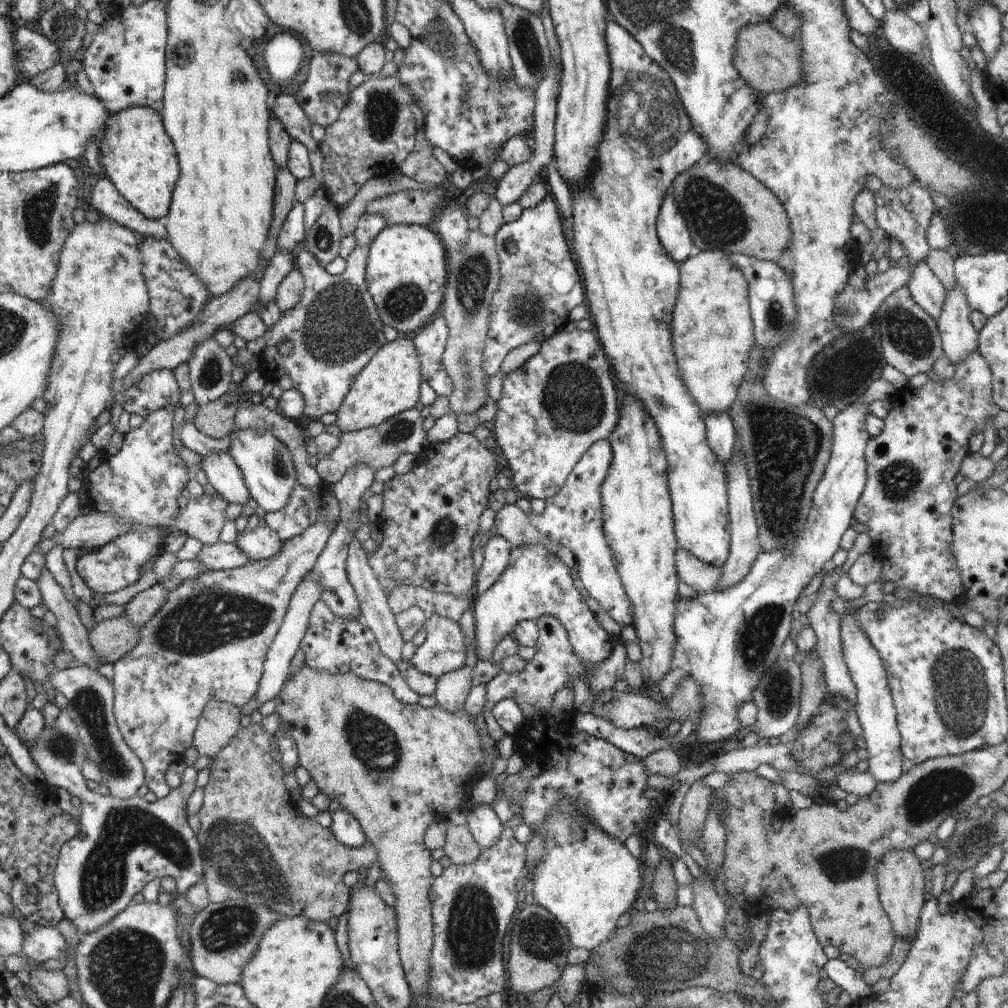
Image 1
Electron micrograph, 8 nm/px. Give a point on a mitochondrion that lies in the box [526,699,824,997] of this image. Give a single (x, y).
(660, 957)

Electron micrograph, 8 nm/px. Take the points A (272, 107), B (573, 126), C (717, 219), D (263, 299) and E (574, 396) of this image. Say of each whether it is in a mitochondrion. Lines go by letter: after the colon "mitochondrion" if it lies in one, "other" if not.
A: other
B: other
C: mitochondrion
D: other
E: mitochondrion

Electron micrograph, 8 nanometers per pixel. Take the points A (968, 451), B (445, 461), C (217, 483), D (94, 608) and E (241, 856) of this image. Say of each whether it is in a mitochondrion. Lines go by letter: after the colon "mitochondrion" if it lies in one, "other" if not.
A: other
B: other
C: other
D: other
E: mitochondrion

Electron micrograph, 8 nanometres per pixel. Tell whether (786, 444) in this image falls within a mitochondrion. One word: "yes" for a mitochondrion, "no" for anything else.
yes

